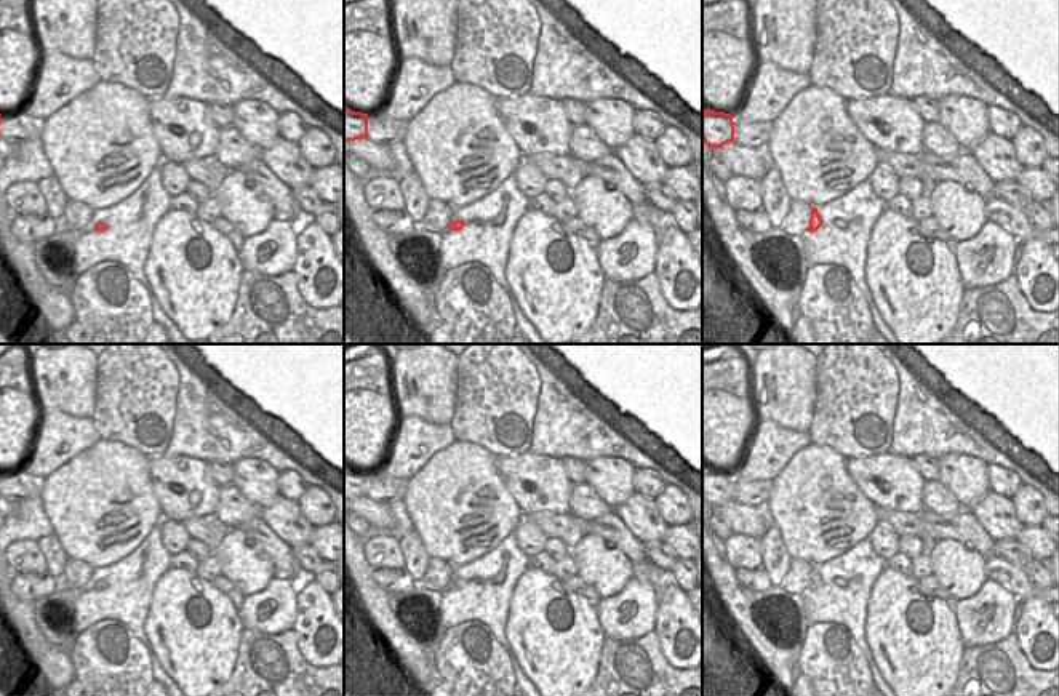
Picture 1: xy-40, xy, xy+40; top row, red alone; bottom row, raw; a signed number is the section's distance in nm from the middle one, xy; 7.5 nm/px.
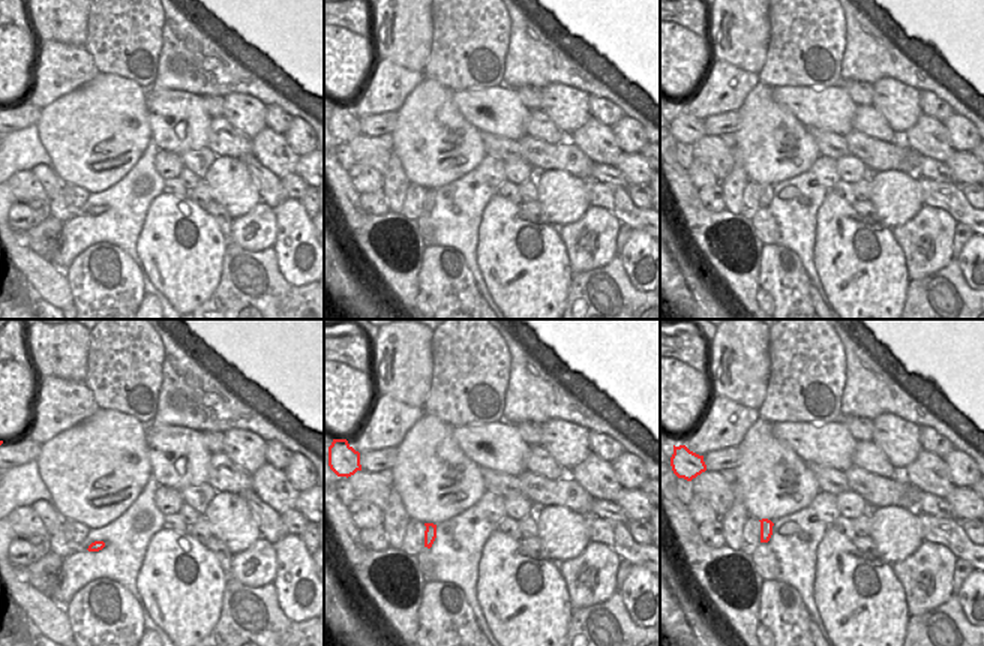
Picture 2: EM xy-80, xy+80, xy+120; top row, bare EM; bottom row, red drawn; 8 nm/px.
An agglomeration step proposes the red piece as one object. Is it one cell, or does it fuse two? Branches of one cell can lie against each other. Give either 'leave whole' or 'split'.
leave whole

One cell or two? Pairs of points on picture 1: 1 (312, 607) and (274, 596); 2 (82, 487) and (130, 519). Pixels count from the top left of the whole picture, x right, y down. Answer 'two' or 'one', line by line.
1: two
2: one

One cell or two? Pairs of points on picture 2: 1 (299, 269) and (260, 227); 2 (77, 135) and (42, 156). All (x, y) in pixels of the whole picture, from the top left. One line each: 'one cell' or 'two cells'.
1: two cells
2: two cells

